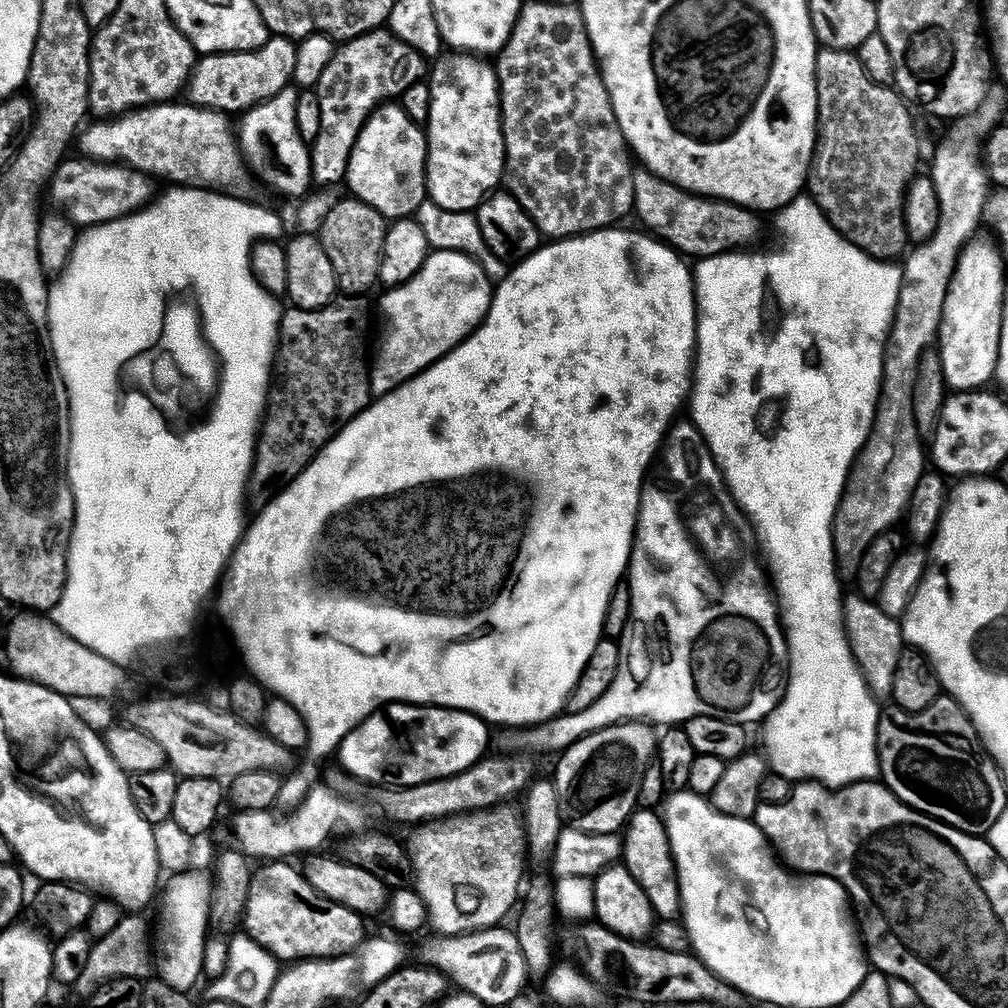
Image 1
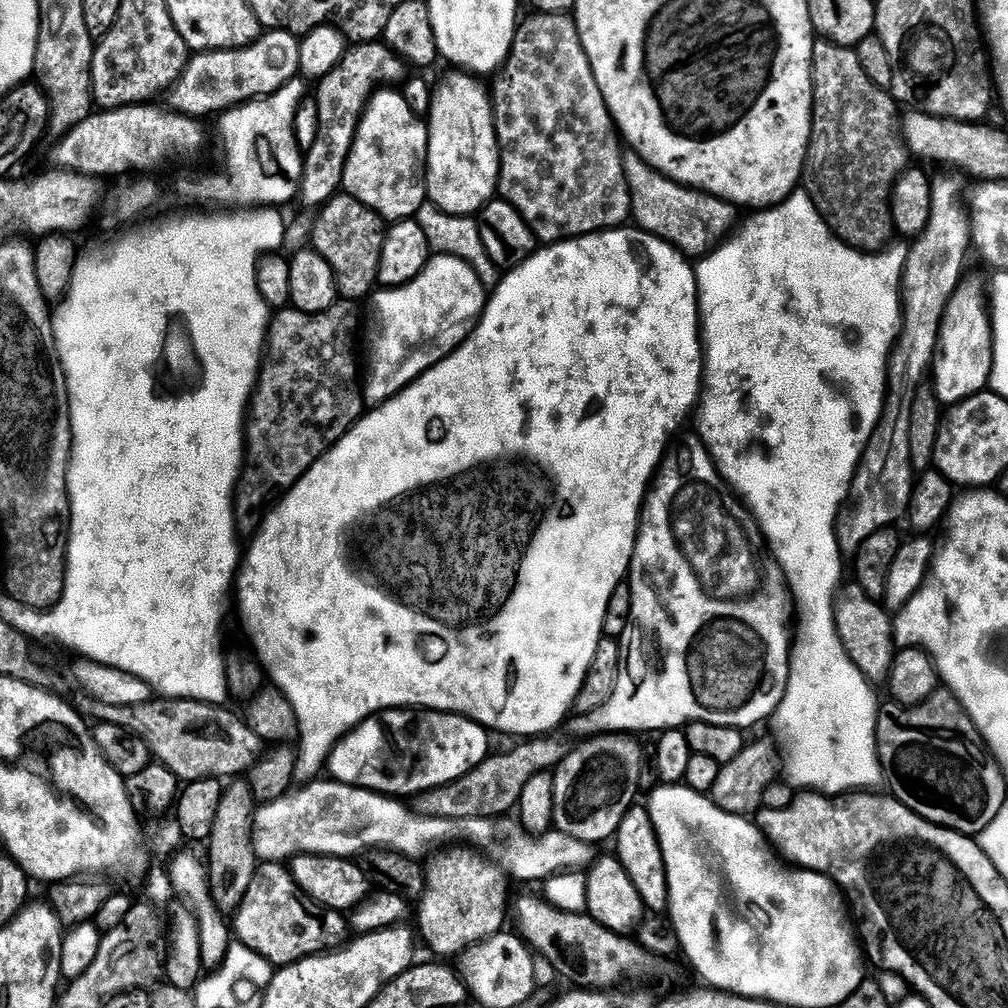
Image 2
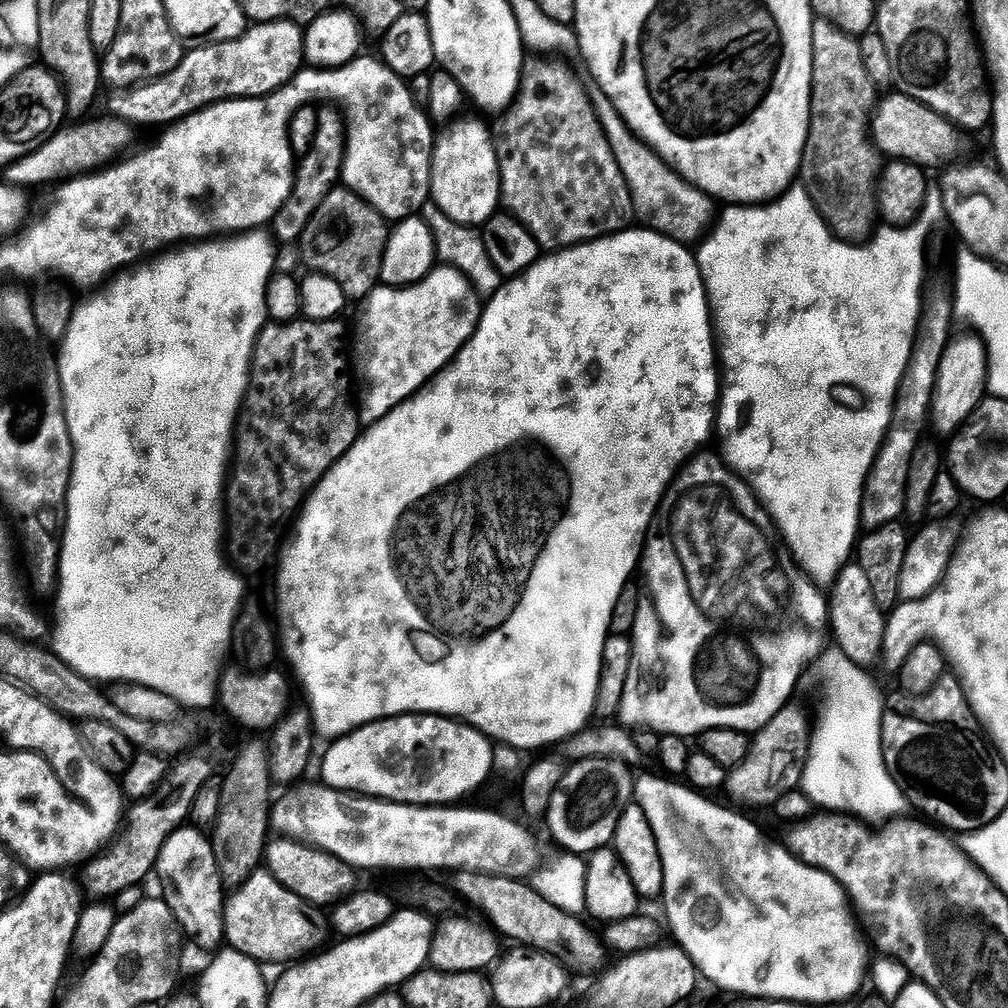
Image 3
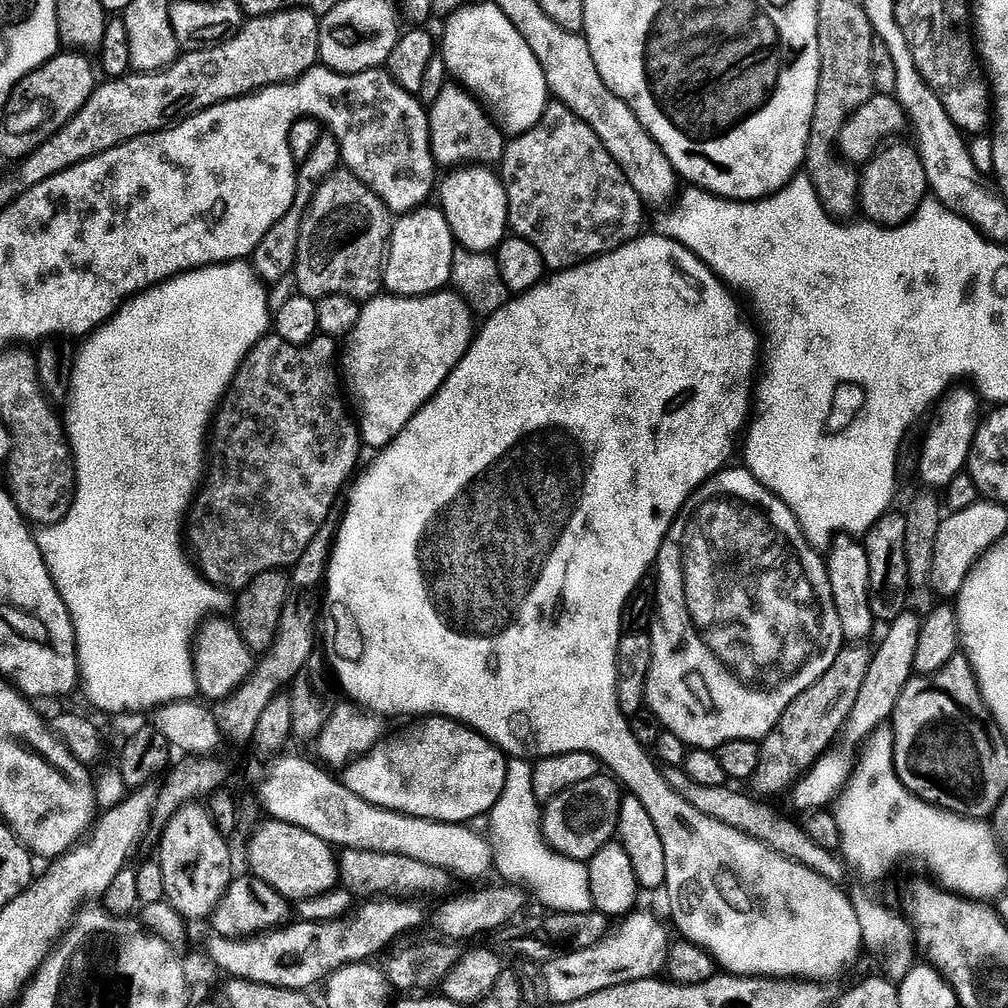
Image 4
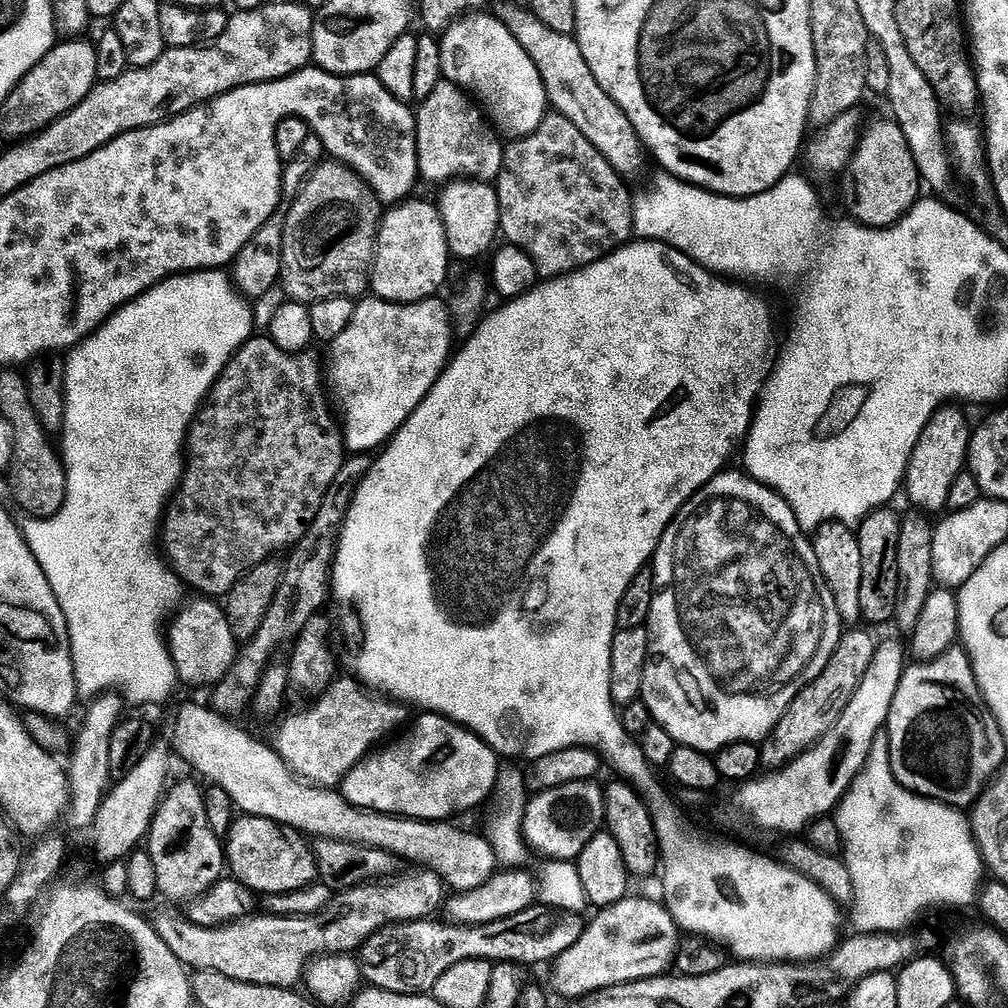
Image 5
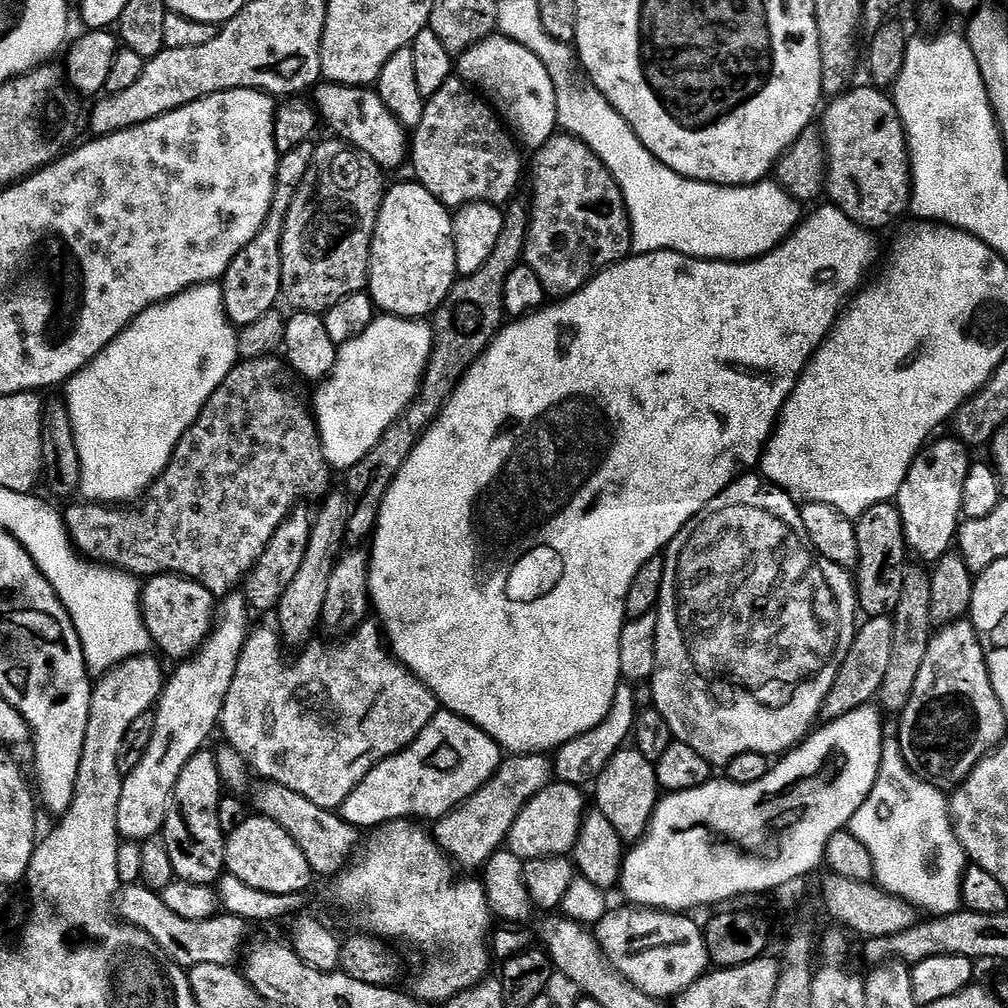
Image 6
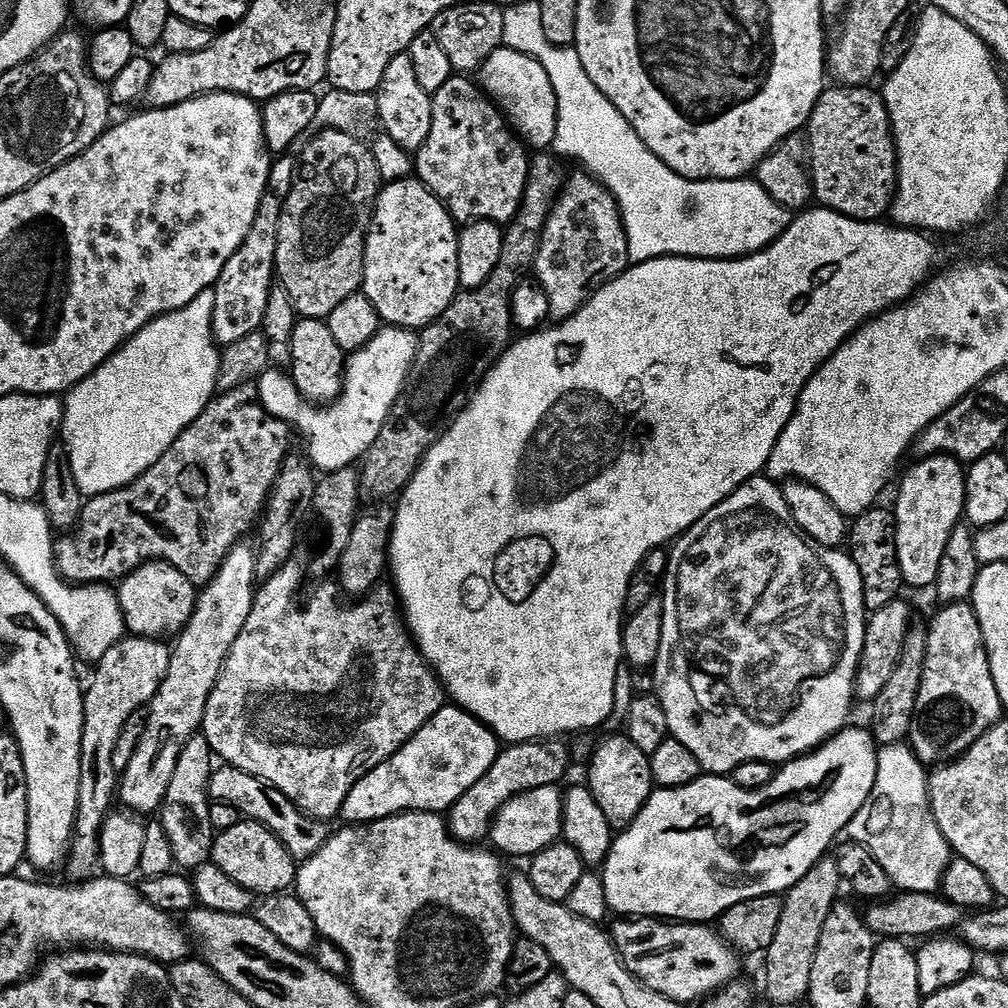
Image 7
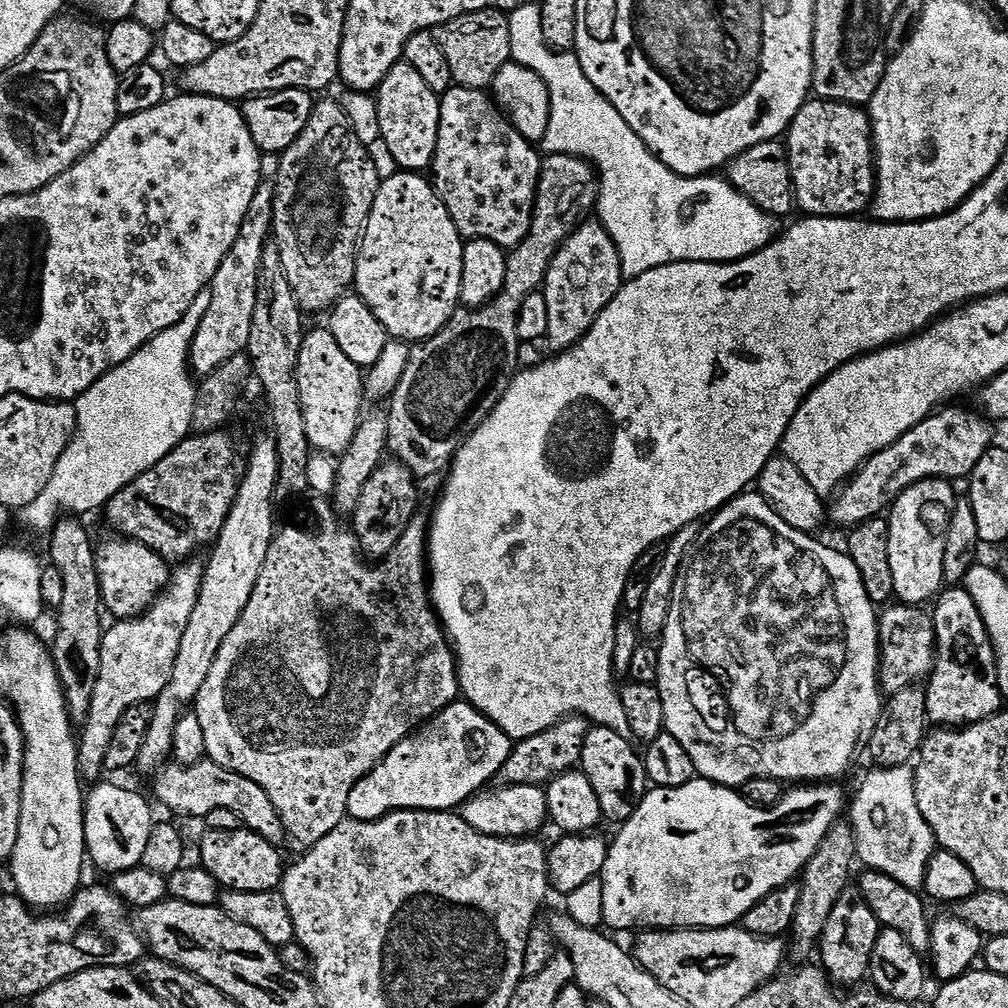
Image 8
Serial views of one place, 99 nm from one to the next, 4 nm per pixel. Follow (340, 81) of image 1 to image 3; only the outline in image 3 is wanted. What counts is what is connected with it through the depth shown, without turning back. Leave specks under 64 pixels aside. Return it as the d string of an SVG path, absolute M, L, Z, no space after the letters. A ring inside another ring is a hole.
M332 106L321 107L319 114L318 134L314 138L312 148L302 157L295 169L292 194L288 197L287 202L276 211L276 219L270 225L275 239L281 245L295 245L299 241L300 235L306 230L308 219L314 215L321 202L332 193L333 188L337 187L342 180L346 143L344 117Z

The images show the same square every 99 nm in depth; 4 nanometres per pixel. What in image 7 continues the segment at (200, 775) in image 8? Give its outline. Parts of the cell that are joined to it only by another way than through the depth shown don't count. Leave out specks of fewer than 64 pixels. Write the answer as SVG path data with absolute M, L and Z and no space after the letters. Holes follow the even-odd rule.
M217 767L213 771L212 779L208 781L208 795L213 801L229 804L251 823L261 824L263 828L271 830L297 862L303 862L318 854L328 841L330 828L325 821L308 816L297 806L296 801L288 800L286 794L282 794L282 790L278 790L273 784L267 784L266 781L237 768Z

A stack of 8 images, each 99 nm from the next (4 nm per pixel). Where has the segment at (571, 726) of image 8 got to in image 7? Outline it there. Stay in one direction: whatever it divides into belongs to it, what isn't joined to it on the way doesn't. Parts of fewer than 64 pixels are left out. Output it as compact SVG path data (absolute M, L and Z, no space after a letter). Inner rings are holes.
M541 738L535 742L508 744L498 754L494 766L490 766L490 770L486 770L486 774L482 774L482 778L478 778L478 782L474 782L474 786L470 786L470 790L466 790L466 794L462 794L462 798L458 798L458 802L447 809L446 823L452 837L461 844L479 845L489 839L492 823L506 806L506 802L542 786L559 785L560 779L568 772L568 763L572 760L562 741L560 738Z

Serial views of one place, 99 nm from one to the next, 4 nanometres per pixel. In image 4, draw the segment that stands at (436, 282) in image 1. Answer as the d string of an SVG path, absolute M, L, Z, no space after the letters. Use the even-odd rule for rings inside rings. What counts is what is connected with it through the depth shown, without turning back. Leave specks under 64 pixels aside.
M441 290L438 292L431 292L428 296L394 296L391 294L381 294L365 303L360 310L360 317L355 326L352 327L350 339L347 341L348 353L343 353L342 356L342 380L348 388L352 391L354 399L360 403L360 416L358 415L358 427L360 429L360 438L365 445L368 444L372 450L379 450L385 445L391 443L395 439L396 433L400 431L401 427L408 423L409 420L422 408L436 392L444 385L445 380L448 379L450 373L456 369L457 364L468 352L468 345L474 339L474 327L472 328L472 320L474 321L474 313L465 300L457 296L455 291Z

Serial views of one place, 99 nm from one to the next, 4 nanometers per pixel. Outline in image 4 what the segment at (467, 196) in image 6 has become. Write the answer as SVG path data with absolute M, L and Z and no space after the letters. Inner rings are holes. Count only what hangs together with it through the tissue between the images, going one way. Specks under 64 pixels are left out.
M445 86L441 89L431 101L432 108L430 104L427 109L432 156L437 165L458 166L473 162L478 166L492 166L495 165L495 160L496 163L503 161L506 147L505 133L497 127L491 115L485 111L481 101L463 87L455 87Z

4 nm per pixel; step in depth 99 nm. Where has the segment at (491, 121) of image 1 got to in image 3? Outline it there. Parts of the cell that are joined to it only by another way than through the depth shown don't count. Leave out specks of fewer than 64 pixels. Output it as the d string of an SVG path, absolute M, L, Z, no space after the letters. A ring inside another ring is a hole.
M466 124L454 131L445 144L435 145L430 200L454 222L467 226L487 225L501 207L501 185L500 160L496 157L491 134L482 125Z

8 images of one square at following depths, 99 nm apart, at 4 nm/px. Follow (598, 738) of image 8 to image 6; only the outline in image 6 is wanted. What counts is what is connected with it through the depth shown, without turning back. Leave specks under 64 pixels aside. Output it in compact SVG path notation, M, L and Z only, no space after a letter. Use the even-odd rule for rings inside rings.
M625 746L610 758L610 762L594 781L596 788L596 805L598 811L607 818L610 826L620 835L621 841L635 842L641 840L648 831L648 823L658 803L658 785L656 782L656 765L632 746Z

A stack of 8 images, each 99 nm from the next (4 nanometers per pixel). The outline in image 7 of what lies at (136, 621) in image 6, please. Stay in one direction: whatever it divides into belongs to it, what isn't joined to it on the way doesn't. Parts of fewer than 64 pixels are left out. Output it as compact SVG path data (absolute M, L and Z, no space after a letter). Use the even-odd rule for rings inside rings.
M63 579L57 584L36 584L31 588L32 591L40 593L40 599L56 615L56 619L64 627L64 633L68 635L68 643L72 645L75 655L81 661L92 660L91 662L98 662L119 640L125 639L126 629L124 627L124 615L120 609L120 597L113 589L111 592L108 588L111 587L105 586L103 583L73 586Z

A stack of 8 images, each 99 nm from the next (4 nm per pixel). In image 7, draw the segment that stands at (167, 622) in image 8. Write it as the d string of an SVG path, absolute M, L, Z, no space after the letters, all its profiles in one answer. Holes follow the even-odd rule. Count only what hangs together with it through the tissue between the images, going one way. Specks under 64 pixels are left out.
M125 638L119 640L106 655L95 665L96 677L92 685L87 685L84 692L84 729L82 730L82 746L80 747L80 789L78 790L78 810L76 811L76 830L72 837L70 849L70 865L76 878L88 878L98 868L98 861L102 856L102 833L104 821L113 811L114 801L118 796L118 773L114 768L114 748L126 726L127 719L135 711L151 705L158 694L162 682L166 678L166 670L170 666L172 648L160 640L147 638Z

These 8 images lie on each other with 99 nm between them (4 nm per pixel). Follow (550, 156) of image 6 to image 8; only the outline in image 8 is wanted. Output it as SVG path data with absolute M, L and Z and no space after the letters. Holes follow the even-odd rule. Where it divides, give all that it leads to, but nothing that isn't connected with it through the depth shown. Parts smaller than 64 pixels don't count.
M584 222L571 229L544 275L542 291L550 322L547 343L552 343L556 350L567 350L578 343L592 329L604 307L620 292L624 279L618 246L614 246L603 224Z

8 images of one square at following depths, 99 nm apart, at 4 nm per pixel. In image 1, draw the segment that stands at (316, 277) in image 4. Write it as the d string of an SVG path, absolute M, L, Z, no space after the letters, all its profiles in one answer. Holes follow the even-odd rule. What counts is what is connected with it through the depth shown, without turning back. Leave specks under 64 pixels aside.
M344 198L326 215L324 225L320 228L318 239L326 250L326 258L330 258L330 266L334 266L336 287L341 293L352 298L360 298L372 287L377 287L380 279L380 263L384 239L389 225L382 214L361 200Z

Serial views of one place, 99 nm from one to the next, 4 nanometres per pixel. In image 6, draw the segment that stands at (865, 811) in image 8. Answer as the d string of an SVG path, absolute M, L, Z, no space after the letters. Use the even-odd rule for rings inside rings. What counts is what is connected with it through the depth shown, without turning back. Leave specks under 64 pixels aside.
M896 738L885 739L882 745L878 784L881 789L890 790L896 799L896 812L856 812L852 815L850 830L854 838L866 846L873 862L880 860L880 852L892 852L888 856L889 862L904 864L904 876L884 876L878 880L879 887L904 901L905 905L925 908L928 911L925 913L932 916L961 911L960 883L964 880L966 857L964 849L956 843L945 793L908 771L900 741Z

